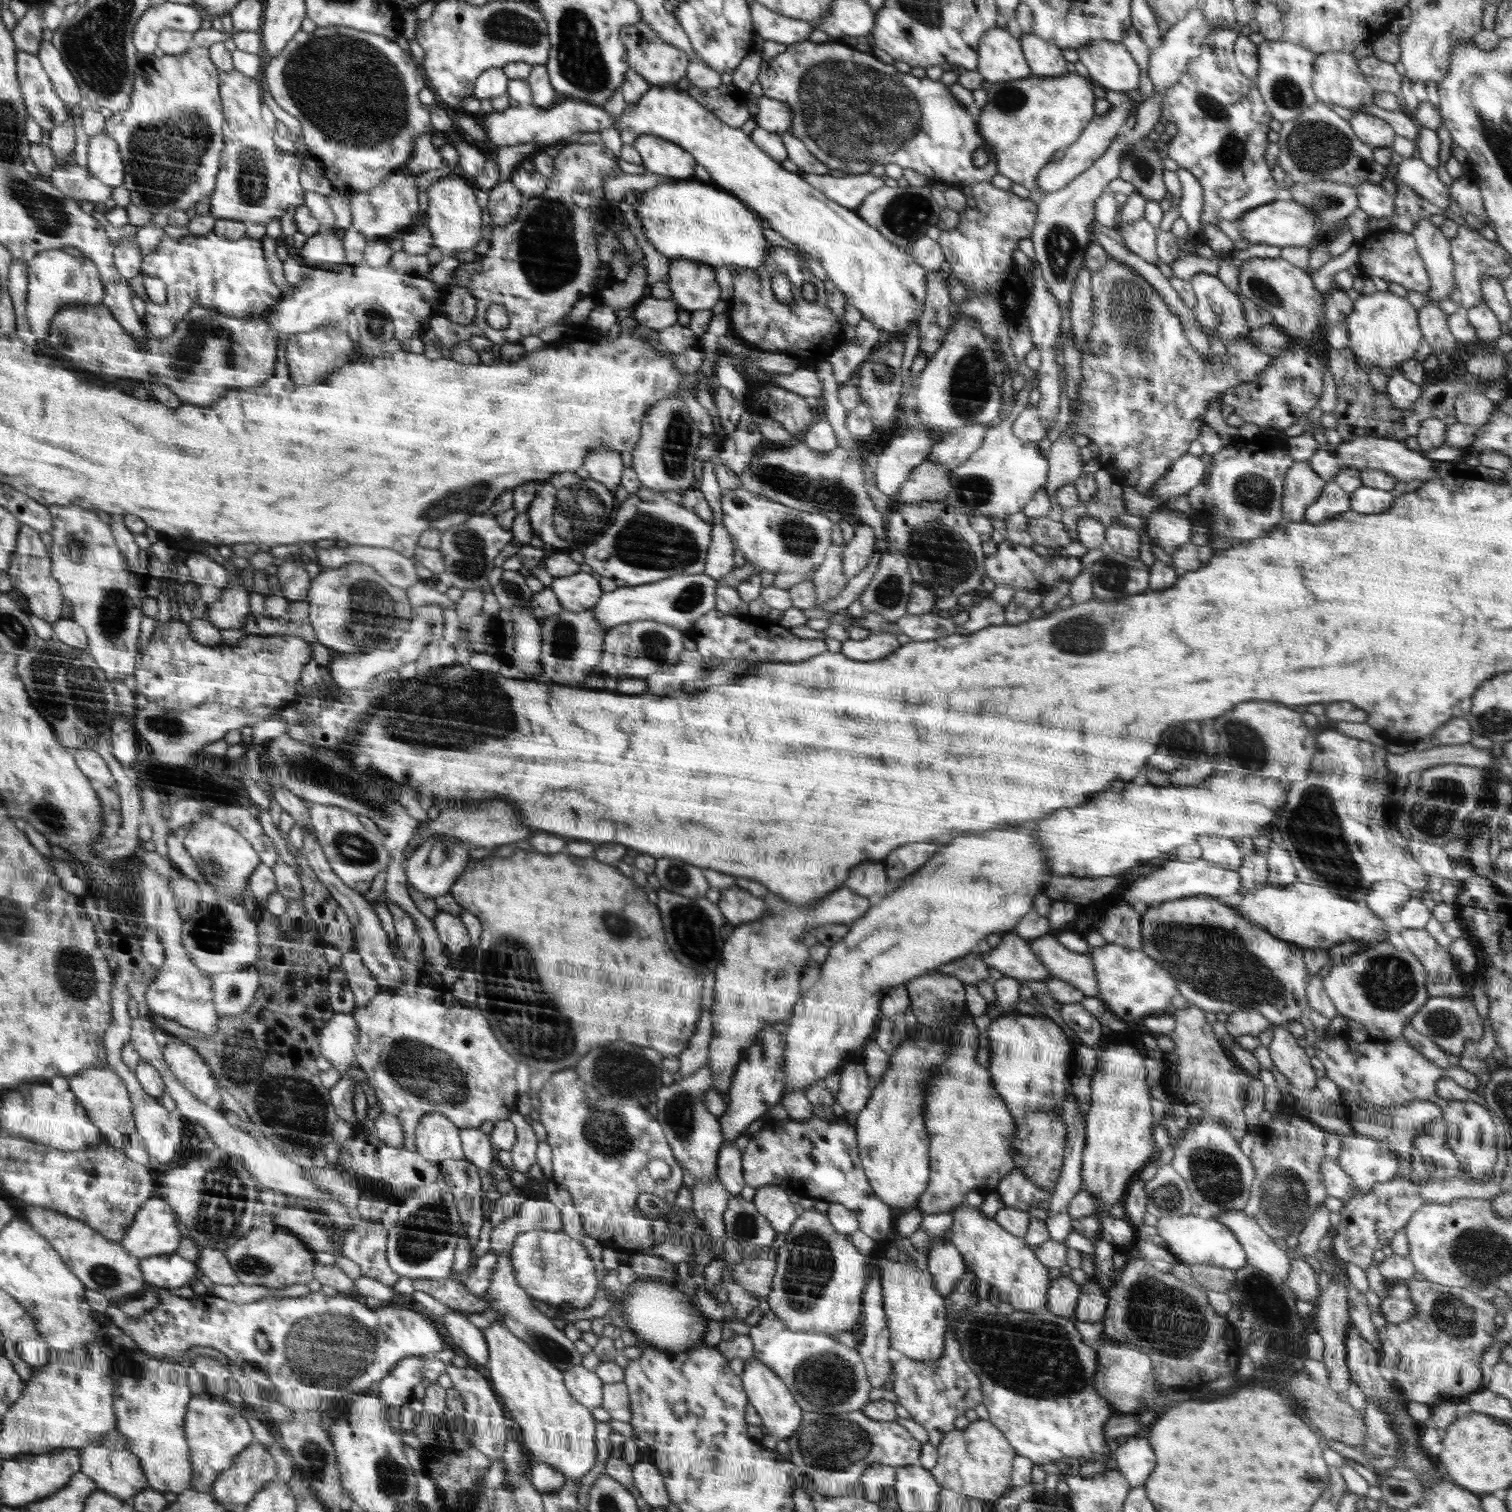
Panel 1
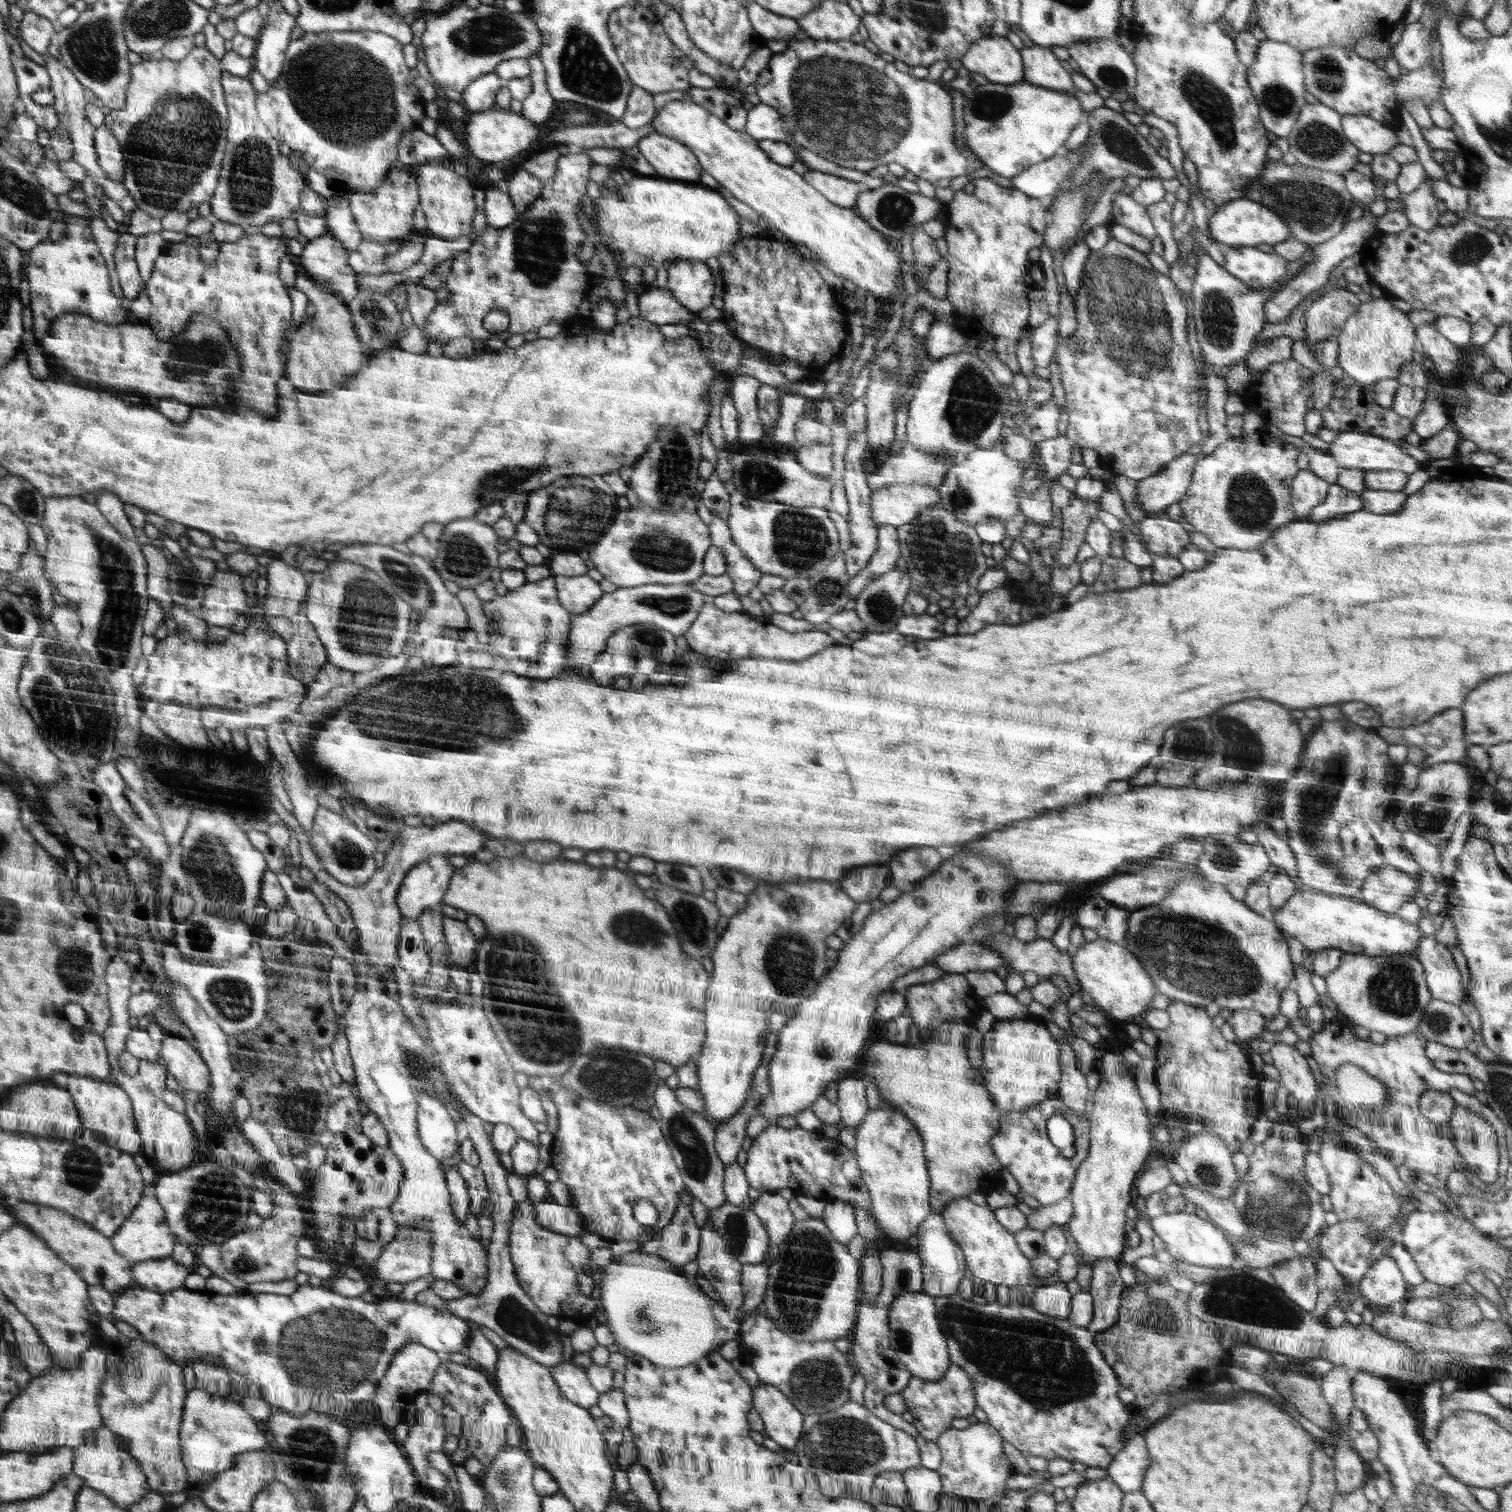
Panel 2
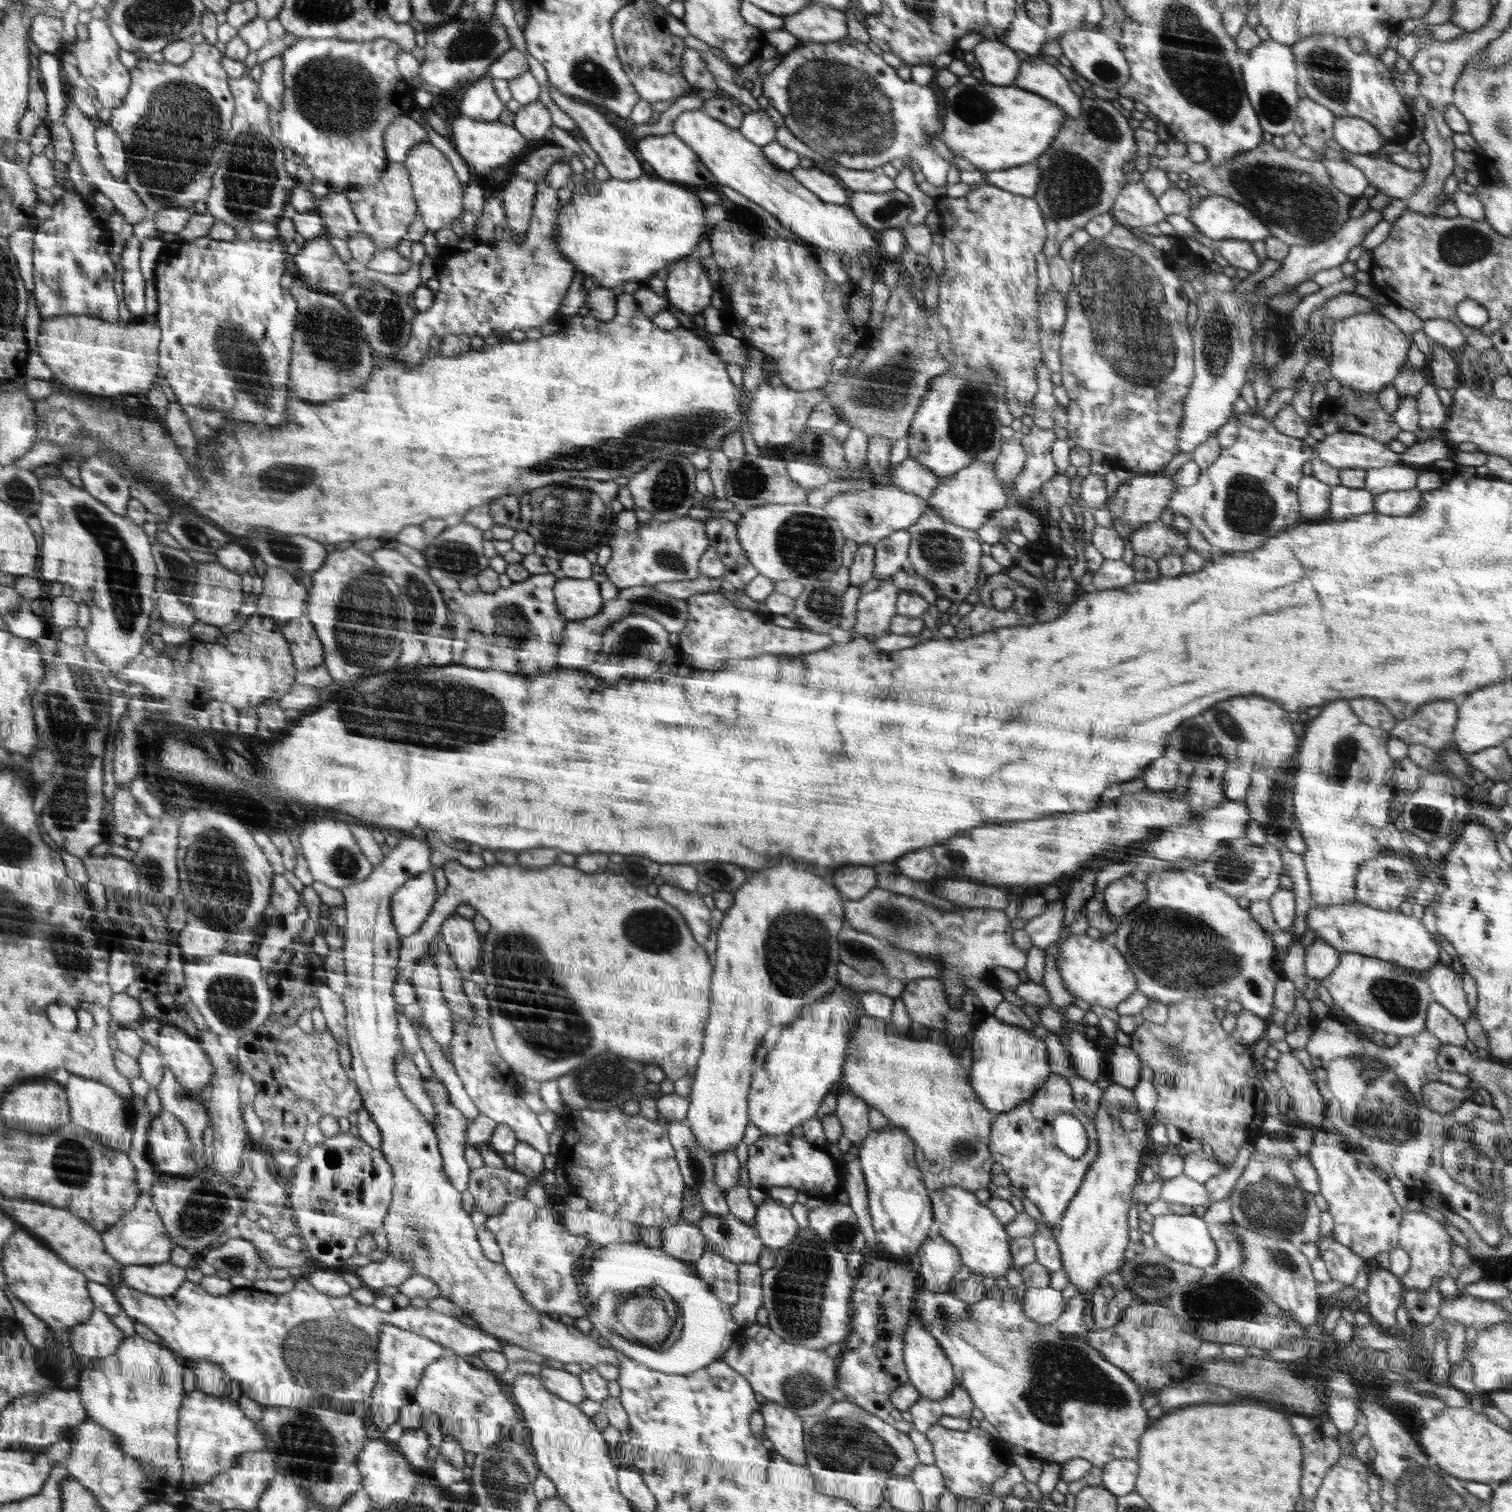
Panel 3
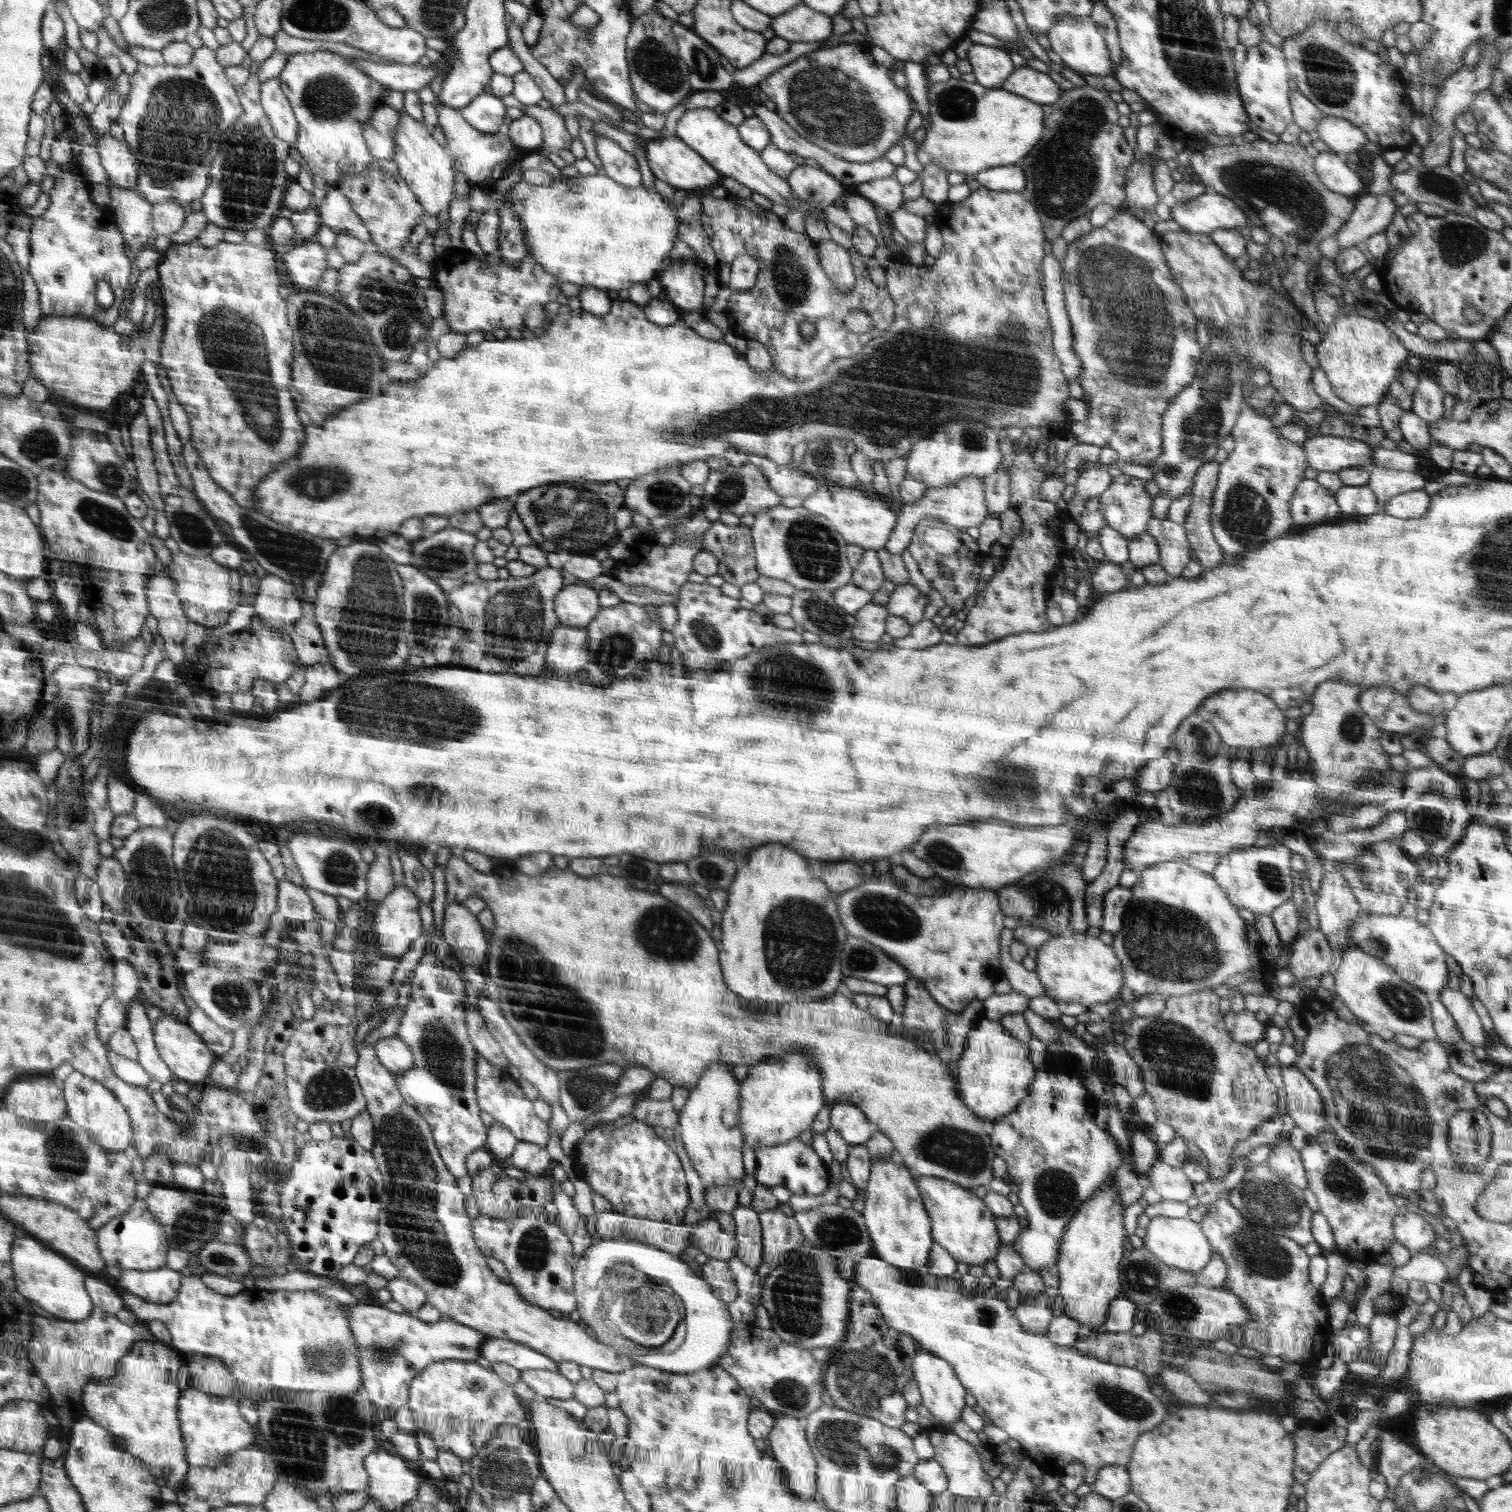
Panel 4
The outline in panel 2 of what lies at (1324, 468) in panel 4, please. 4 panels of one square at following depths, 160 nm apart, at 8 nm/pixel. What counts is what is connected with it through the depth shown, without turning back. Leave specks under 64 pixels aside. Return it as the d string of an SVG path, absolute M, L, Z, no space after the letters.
M1360 431L1341 432L1329 445L1330 448L1327 452L1341 469L1358 468L1363 471L1398 470L1405 472L1407 475L1419 469L1418 461L1414 460L1412 456L1408 456L1408 454L1400 448L1400 442L1397 443L1385 438L1380 438L1380 436L1373 434L1366 434Z

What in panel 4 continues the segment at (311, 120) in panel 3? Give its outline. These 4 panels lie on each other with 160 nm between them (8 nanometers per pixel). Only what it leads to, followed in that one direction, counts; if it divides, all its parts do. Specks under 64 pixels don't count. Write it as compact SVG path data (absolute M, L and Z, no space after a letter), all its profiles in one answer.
M334 51L298 52L291 54L282 74L277 76L283 92L291 101L296 121L300 126L298 142L293 148L300 152L312 174L324 178L329 188L335 188L340 177L346 174L347 170L364 172L371 166L374 157L363 137L363 127L372 117L373 110L382 104L380 98L382 92L387 89L371 76L365 75L363 70L357 69L357 66L351 62L352 59L340 56Z

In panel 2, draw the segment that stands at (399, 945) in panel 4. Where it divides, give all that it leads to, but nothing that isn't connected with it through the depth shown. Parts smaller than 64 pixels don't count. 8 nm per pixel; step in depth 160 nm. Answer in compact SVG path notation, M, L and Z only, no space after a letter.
M432 856L407 873L398 888L397 905L403 917L416 921L444 898L455 873L455 867L446 857Z

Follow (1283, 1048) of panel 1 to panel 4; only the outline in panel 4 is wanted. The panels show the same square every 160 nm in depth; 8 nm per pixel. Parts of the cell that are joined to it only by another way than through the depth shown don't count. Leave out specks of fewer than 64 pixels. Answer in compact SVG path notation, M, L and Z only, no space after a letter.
M1279 1066L1287 1096L1287 1114L1310 1136L1327 1130L1324 1105L1320 1093L1294 1066Z

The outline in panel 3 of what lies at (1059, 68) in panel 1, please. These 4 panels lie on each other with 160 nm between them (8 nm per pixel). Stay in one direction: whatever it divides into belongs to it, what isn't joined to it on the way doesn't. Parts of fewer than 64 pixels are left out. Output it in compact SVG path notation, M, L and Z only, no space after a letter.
M1034 56L1021 62L1014 85L1043 96L1057 104L1066 116L1076 119L1082 109L1080 98L1070 89L1068 82L1054 65Z

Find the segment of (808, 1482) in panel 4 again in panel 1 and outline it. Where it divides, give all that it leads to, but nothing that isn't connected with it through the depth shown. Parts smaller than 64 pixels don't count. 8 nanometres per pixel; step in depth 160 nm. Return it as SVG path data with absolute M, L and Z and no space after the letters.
M752 1360L750 1364L746 1363L741 1376L752 1407L768 1432L777 1436L779 1440L788 1440L798 1430L802 1420L802 1406L796 1402L791 1389L775 1372L772 1372L771 1368L768 1368L768 1365L760 1364L758 1360Z

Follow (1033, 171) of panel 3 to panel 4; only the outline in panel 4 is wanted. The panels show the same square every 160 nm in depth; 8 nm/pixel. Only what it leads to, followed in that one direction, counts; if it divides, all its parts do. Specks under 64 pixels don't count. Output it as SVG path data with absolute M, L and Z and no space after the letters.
M1017 165L995 166L976 173L972 183L993 191L1024 191L1026 179L1024 171Z

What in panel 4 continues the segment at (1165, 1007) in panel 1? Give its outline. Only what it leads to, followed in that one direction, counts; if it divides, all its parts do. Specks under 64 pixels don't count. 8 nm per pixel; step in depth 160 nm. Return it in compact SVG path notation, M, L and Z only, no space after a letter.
M1070 931L1069 933L1052 937L1050 941L1037 949L1036 964L1037 967L1034 971L1044 985L1047 996L1056 1001L1077 1002L1089 1007L1092 1004L1102 1004L1109 1000L1120 999L1121 986L1123 985L1123 972L1120 961L1113 948L1106 946L1099 938Z

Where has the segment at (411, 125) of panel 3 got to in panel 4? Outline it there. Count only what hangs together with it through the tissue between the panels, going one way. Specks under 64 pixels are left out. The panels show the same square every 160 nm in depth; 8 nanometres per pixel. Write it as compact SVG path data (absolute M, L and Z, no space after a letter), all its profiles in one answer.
M381 104L373 110L372 117L364 124L363 137L371 155L376 159L393 160L395 151L395 130L400 121L396 109Z

